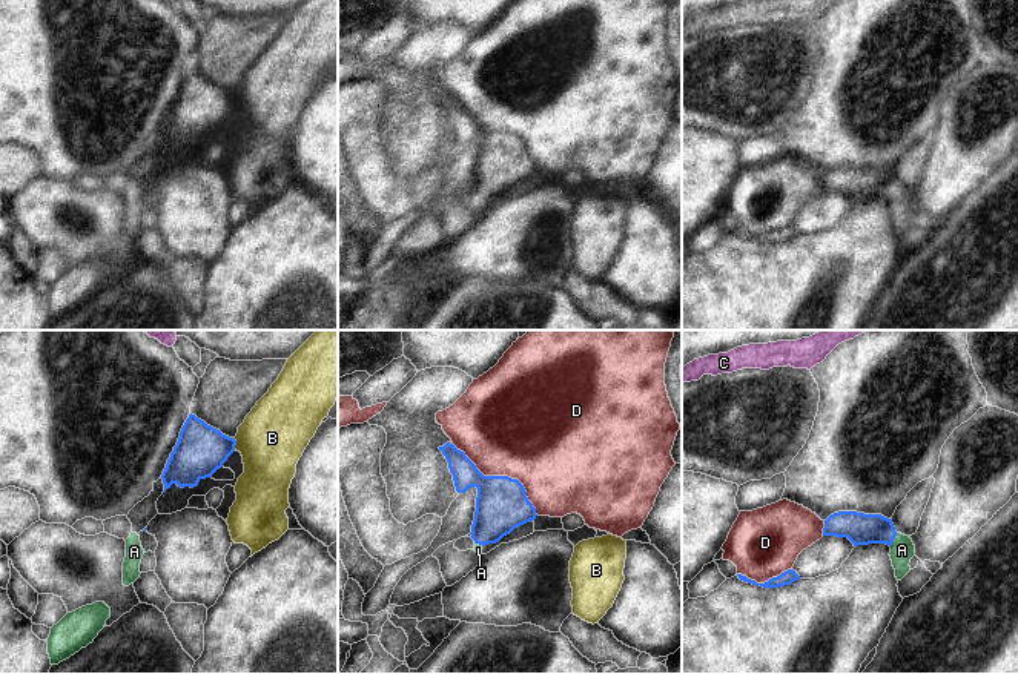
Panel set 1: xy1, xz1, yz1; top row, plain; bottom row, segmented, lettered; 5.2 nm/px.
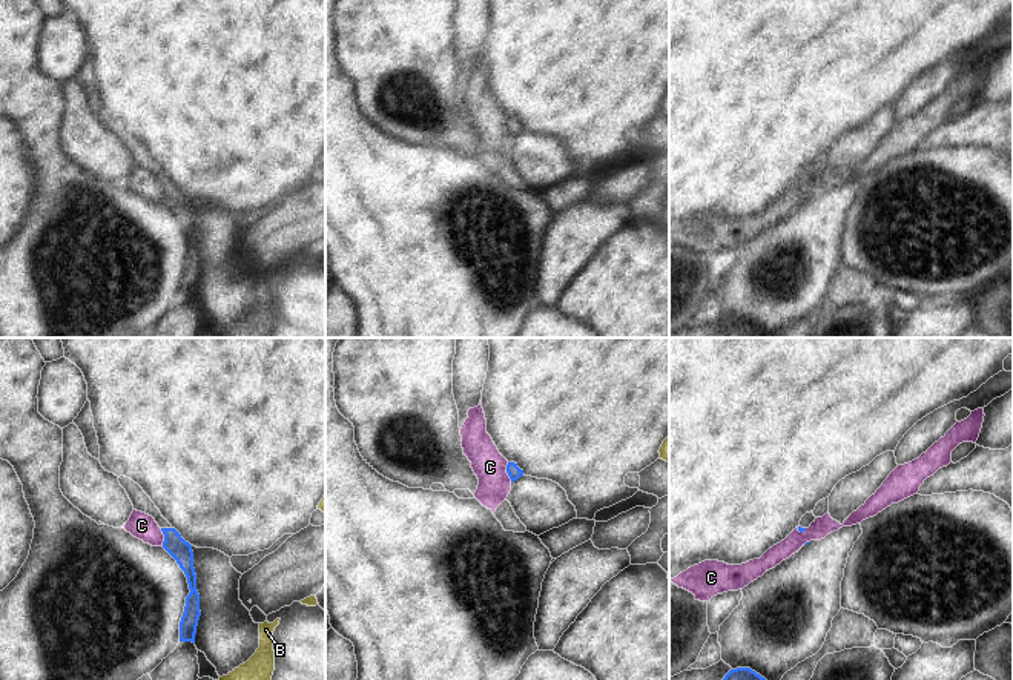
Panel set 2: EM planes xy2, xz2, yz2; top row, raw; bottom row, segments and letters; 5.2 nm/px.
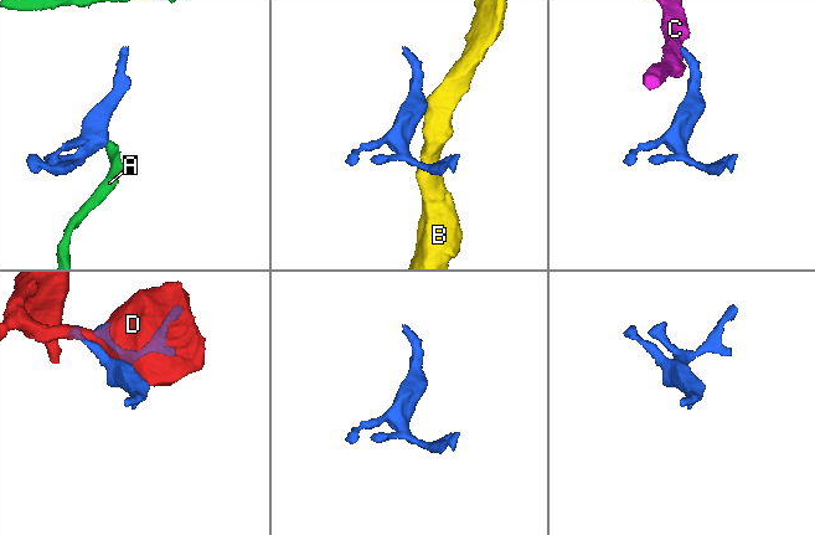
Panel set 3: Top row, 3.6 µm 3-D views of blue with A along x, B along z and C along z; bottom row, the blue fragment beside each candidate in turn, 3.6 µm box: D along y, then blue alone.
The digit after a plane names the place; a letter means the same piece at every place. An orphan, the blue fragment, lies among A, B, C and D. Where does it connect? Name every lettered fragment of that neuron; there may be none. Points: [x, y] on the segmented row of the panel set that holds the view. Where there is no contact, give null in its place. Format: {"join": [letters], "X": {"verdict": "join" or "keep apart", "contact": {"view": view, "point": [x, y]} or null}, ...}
{"join": ["A"], "A": {"verdict": "join", "contact": {"view": "yz1", "point": [894, 538]}}, "B": {"verdict": "keep apart", "contact": {"view": "xy1", "point": [235, 444]}}, "C": {"verdict": "keep apart", "contact": {"view": "xz2", "point": [507, 472]}}, "D": {"verdict": "keep apart", "contact": {"view": "xz1", "point": [501, 476]}}}

